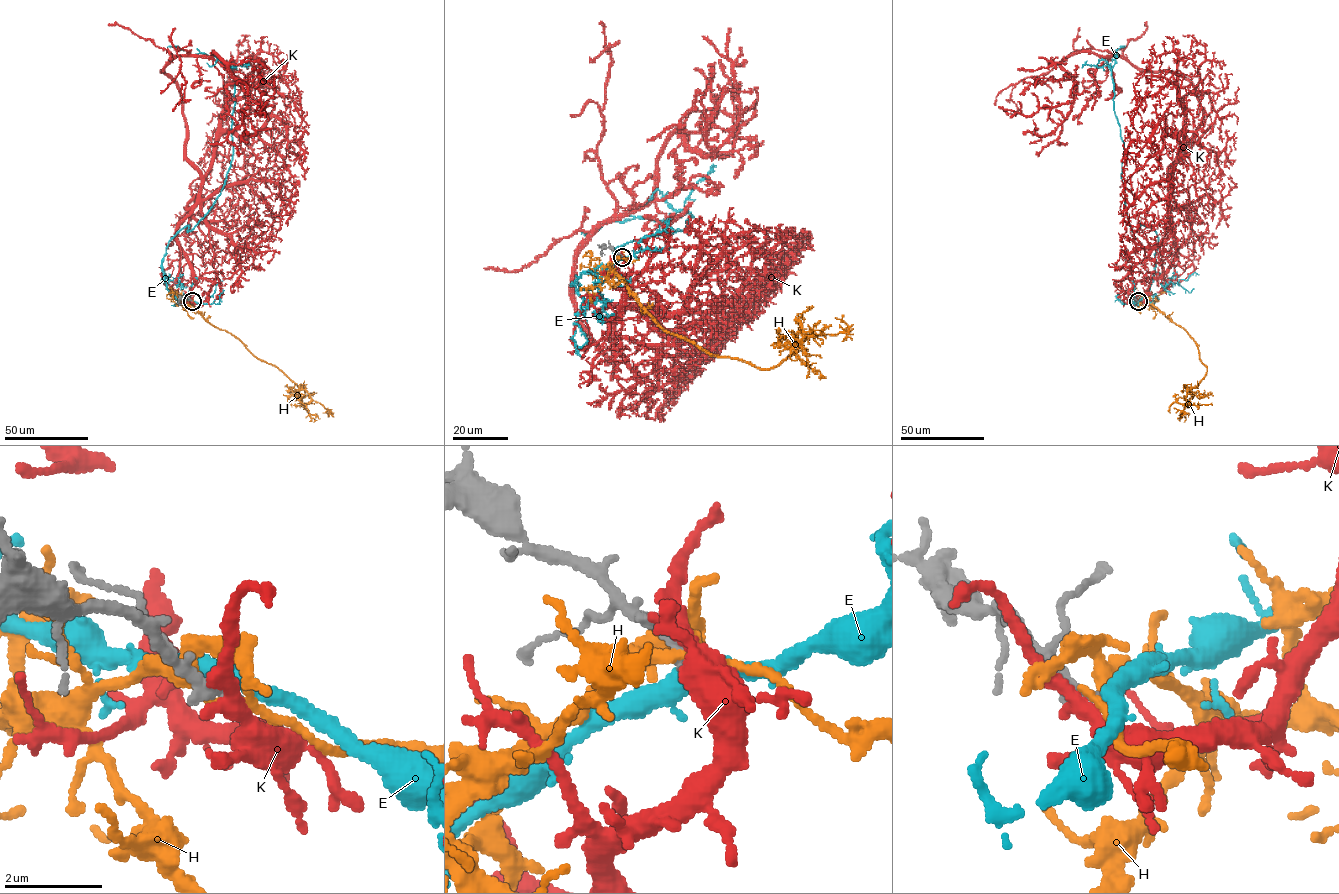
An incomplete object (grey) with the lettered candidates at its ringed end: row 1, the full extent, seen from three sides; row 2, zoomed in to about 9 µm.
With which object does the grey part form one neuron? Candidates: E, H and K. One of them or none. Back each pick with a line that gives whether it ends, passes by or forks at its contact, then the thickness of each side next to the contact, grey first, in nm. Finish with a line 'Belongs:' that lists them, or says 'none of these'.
Belongs: none of these

